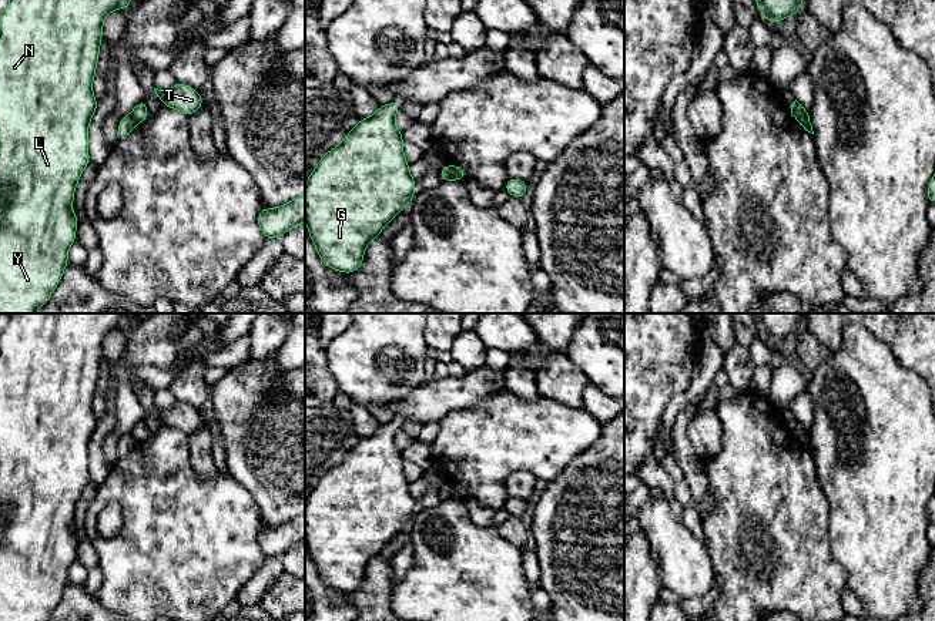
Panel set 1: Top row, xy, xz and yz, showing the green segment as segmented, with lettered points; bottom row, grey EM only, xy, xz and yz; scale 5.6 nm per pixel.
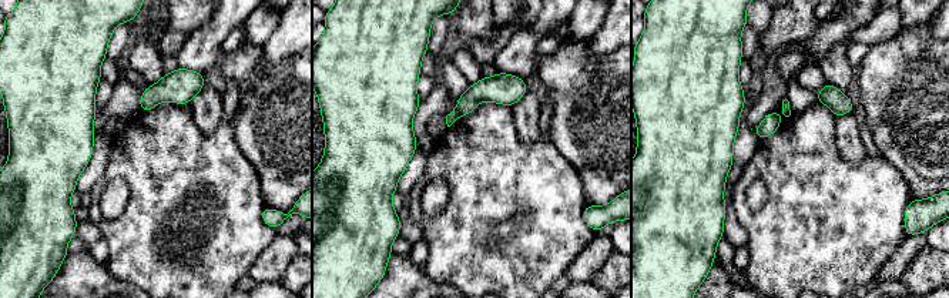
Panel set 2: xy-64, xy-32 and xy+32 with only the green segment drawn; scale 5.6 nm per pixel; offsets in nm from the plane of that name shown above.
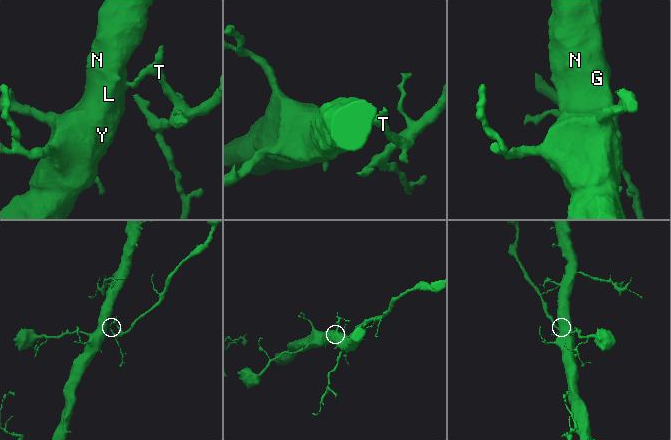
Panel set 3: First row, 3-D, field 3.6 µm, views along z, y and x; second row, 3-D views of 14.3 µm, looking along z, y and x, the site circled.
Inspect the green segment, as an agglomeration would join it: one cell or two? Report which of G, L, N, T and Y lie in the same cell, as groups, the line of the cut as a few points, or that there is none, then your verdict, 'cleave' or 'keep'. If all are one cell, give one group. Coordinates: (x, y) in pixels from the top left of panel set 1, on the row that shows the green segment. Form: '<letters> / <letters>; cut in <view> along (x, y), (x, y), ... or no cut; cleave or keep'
G L N Y / T; cut in xz along (452, 167), (453, 178); cleave

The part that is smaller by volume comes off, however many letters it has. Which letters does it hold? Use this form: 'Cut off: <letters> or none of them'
Cut off: T

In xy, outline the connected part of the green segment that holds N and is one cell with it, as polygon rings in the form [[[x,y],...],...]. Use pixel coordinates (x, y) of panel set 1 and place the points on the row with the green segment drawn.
[[[10,0],[0,14],[0,313],[36,313],[48,302],[68,265],[67,251],[76,242],[78,225],[71,204],[83,169],[90,164],[88,124],[98,105],[93,94],[93,80],[103,38],[103,23],[108,13],[130,6],[131,0]]]

